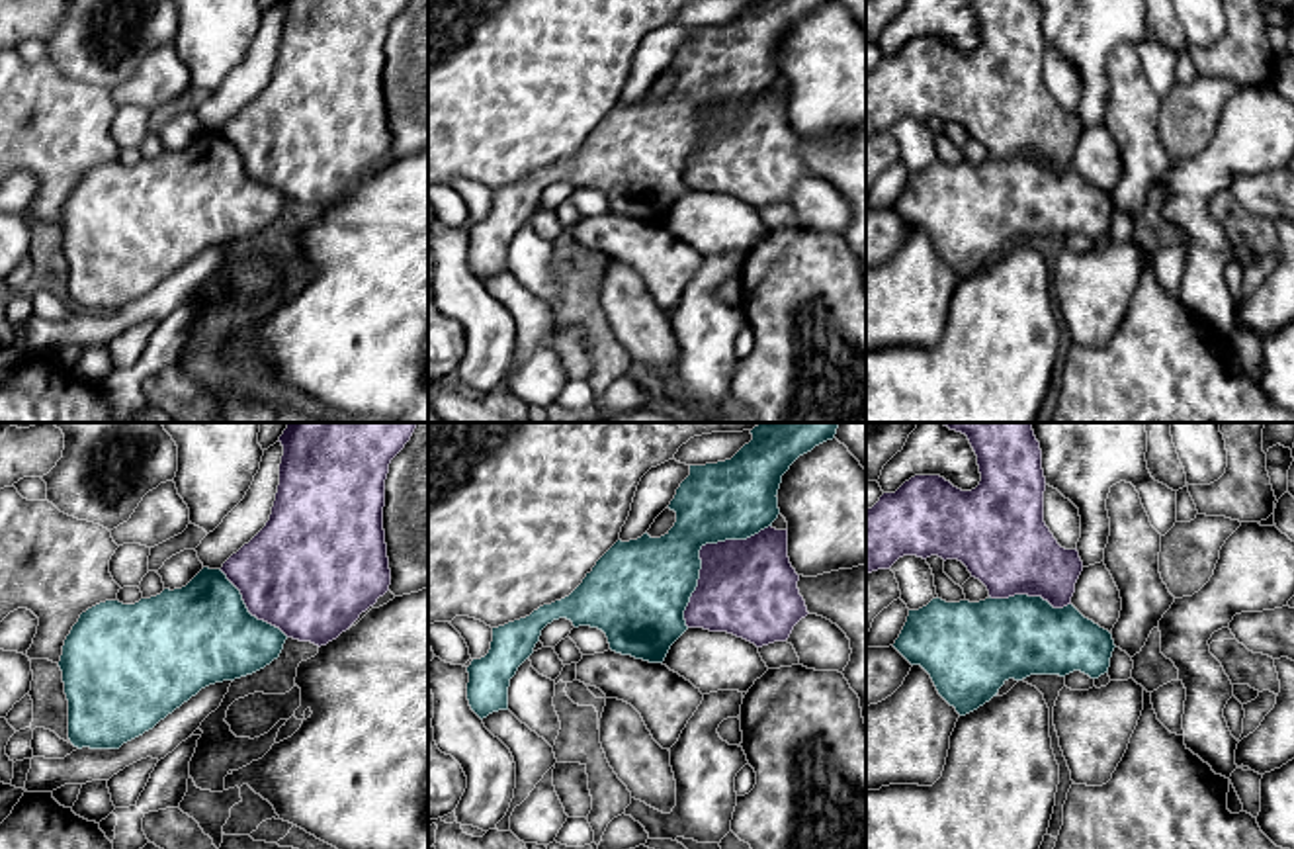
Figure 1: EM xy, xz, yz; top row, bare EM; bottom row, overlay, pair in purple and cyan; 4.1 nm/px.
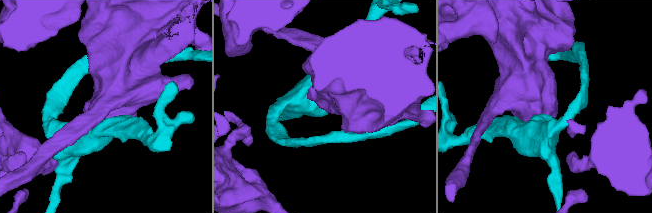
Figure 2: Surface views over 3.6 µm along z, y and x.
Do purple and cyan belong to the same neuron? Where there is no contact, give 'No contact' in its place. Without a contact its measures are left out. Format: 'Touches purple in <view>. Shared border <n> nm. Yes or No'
Touches purple in xz. Shared border 550 nm. Yes

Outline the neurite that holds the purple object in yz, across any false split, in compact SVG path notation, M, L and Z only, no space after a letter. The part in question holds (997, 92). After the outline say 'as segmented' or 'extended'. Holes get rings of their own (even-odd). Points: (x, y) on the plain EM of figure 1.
M968 0L981 35L971 53L954 49L940 37L915 37L895 55L884 55L866 72L866 137L889 131L903 117L962 123L991 160L1014 156L1042 158L1054 170L1071 166L1083 133L1077 110L1057 106L1044 84L1046 39L1036 0Z; as segmented

